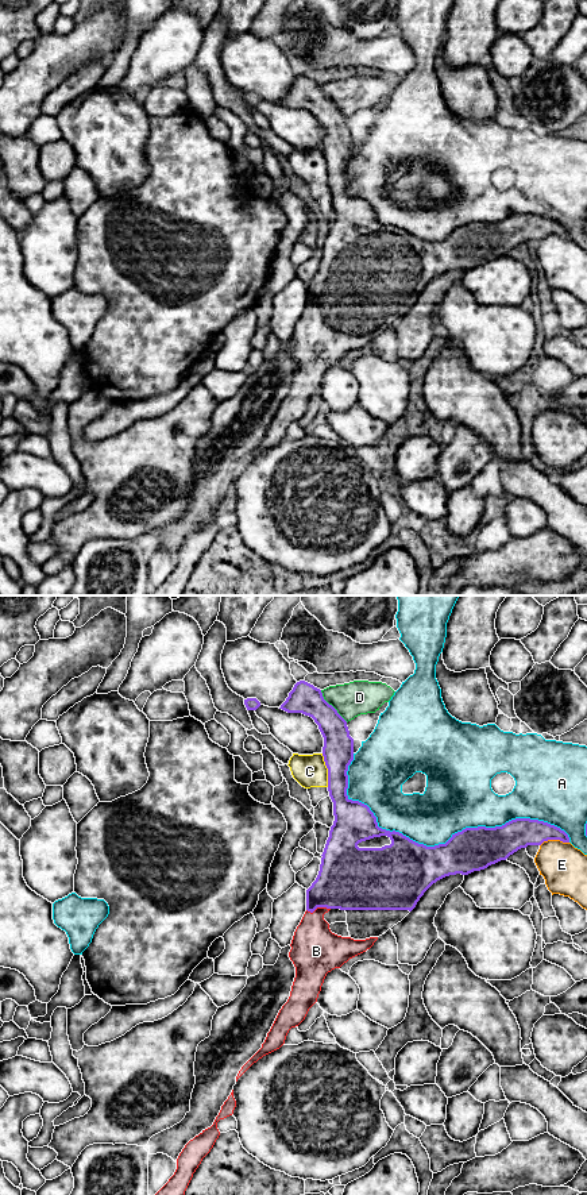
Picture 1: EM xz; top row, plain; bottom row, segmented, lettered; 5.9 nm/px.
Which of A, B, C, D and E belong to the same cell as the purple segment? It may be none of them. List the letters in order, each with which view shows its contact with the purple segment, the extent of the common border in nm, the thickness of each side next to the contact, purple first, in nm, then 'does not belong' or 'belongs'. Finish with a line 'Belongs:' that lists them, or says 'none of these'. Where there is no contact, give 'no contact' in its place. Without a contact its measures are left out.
A: meets purple in xz; contact 1400 nm long; 320 nm thick on the purple side, 340 nm on the other; does not belong
B: meets purple in xz; contact 140 nm long; 360 nm thick on the purple side, 280 nm on the other; belongs
C: meets purple in xz; contact 200 nm long; 190 nm thick on the purple side, 190 nm on the other; does not belong
D: meets purple in xz; contact 260 nm long; 180 nm thick on the purple side, 200 nm on the other; does not belong
E: meets purple in xz; contact 180 nm long; 180 nm thick on the purple side, 280 nm on the other; does not belong
Belongs: B

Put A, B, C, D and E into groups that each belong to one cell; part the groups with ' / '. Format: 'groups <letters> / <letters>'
groups A / B / C / D / E

